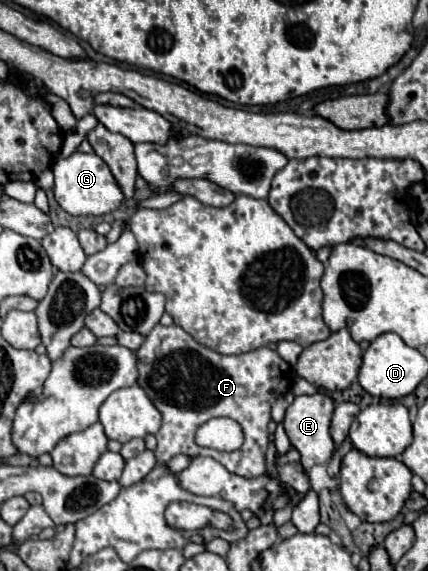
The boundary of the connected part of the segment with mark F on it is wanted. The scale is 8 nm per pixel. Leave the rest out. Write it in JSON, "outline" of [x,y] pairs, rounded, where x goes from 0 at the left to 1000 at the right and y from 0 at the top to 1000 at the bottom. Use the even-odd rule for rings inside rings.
{"outline":[[[362,569],[315,622],[325,650],[320,674],[339,681],[343,695],[362,706],[381,730],[381,744],[362,758],[362,800],[371,814],[409,797],[488,797],[530,825],[572,839],[596,839],[619,828],[633,709],[675,681],[685,667],[680,643],[647,622],[647,615],[610,608],[568,622],[512,622],[465,604],[414,569]],[[498,730],[535,730],[563,744],[572,762],[563,786],[521,793],[456,776],[456,755]]]}

